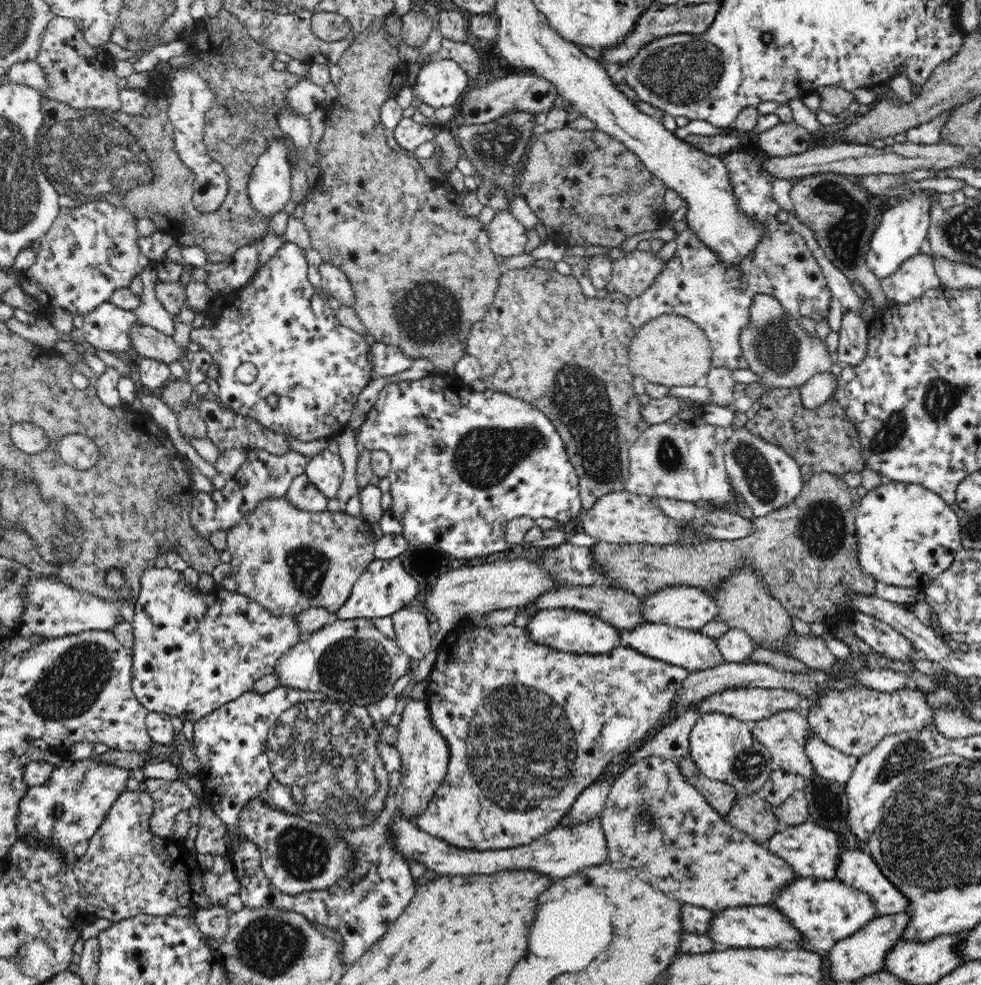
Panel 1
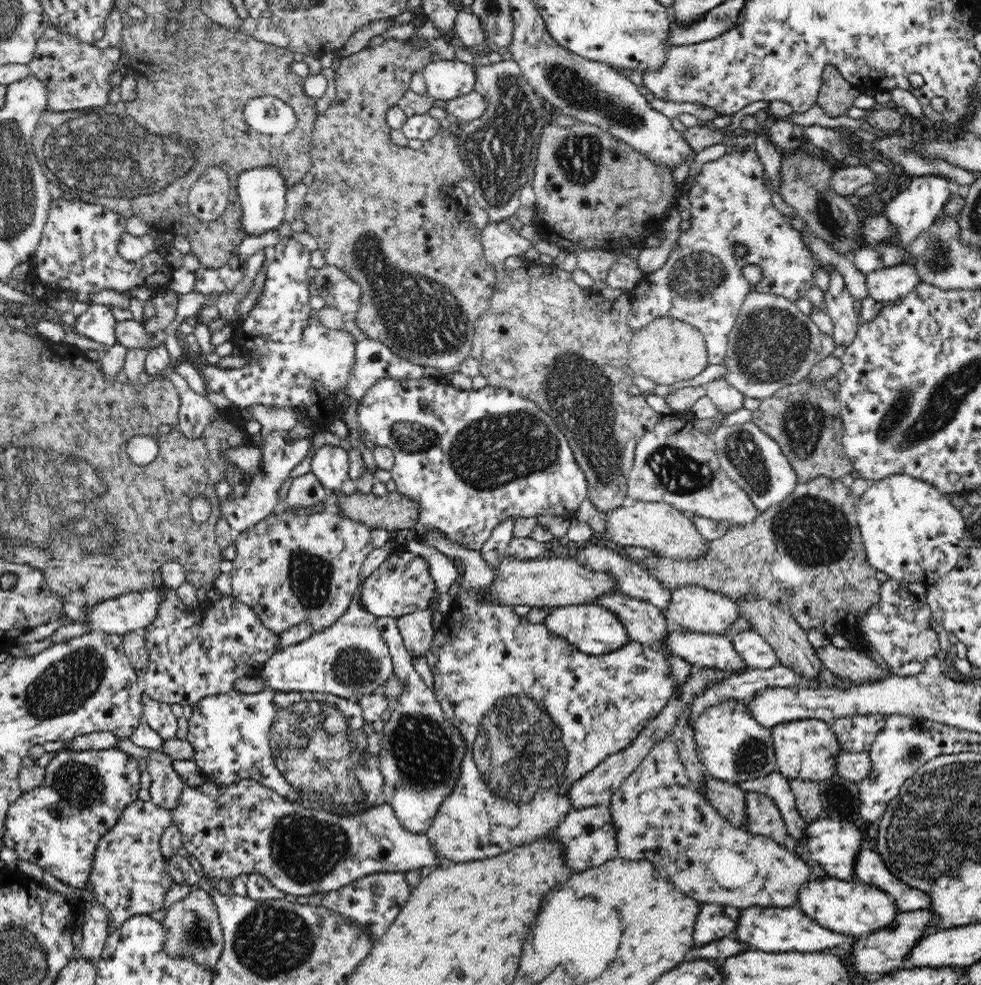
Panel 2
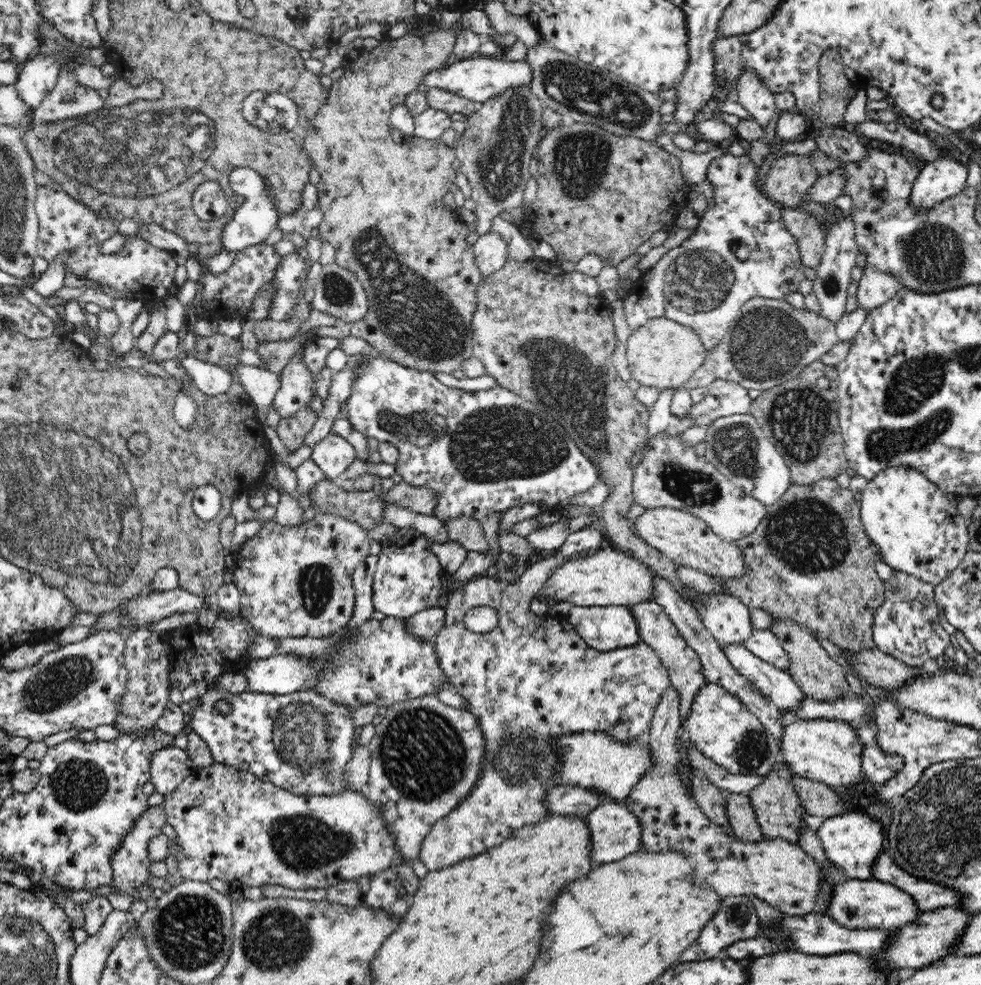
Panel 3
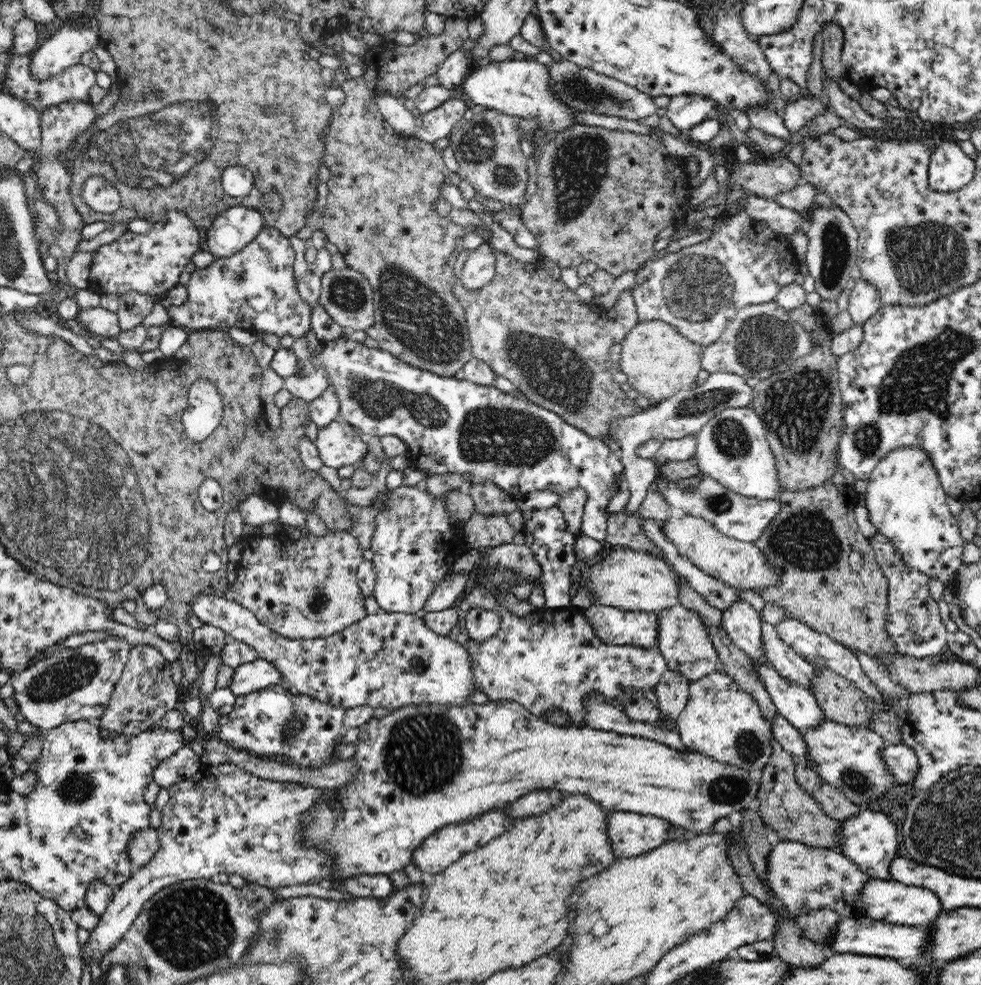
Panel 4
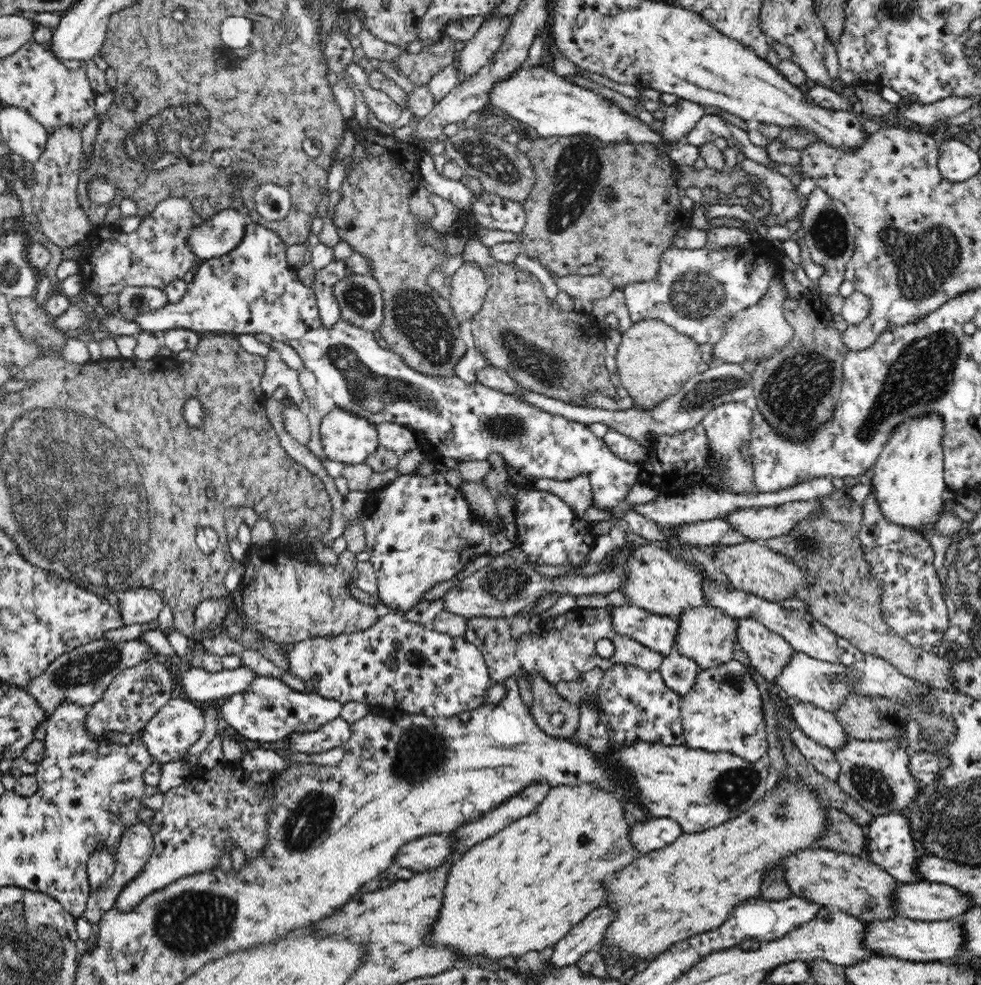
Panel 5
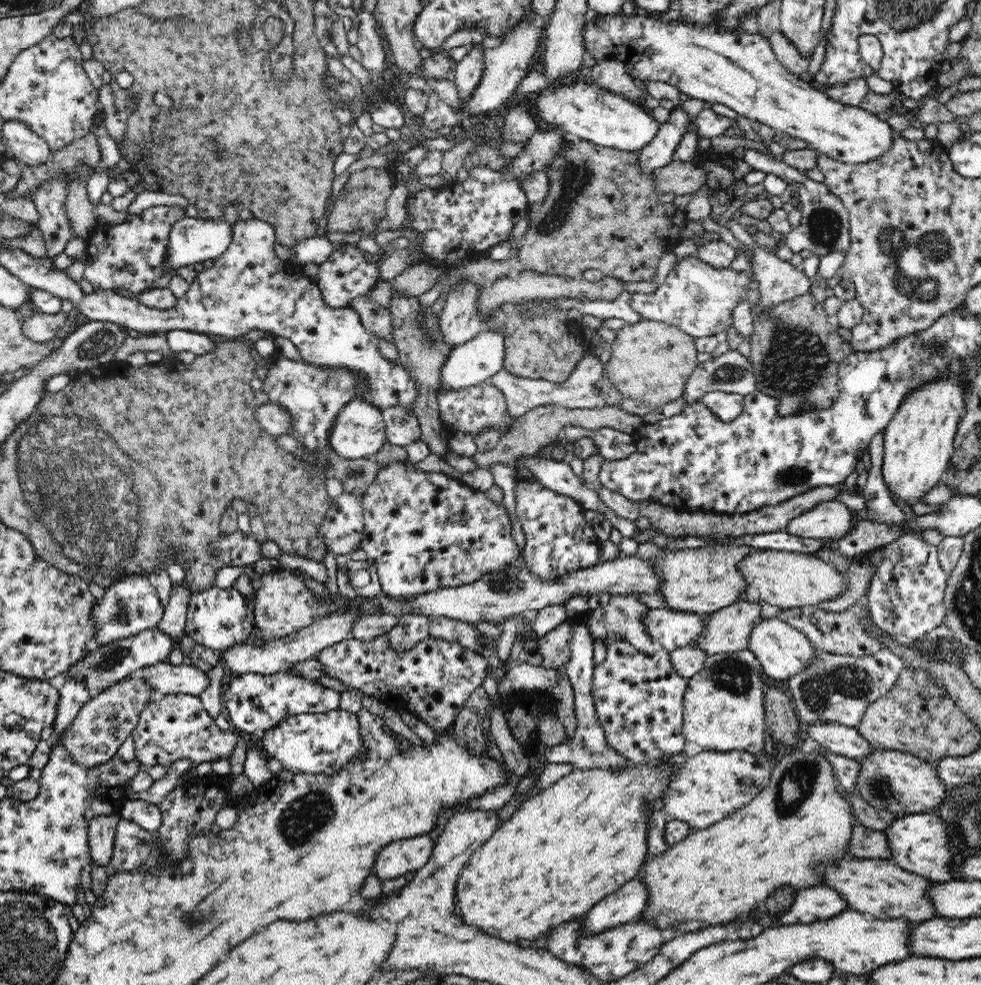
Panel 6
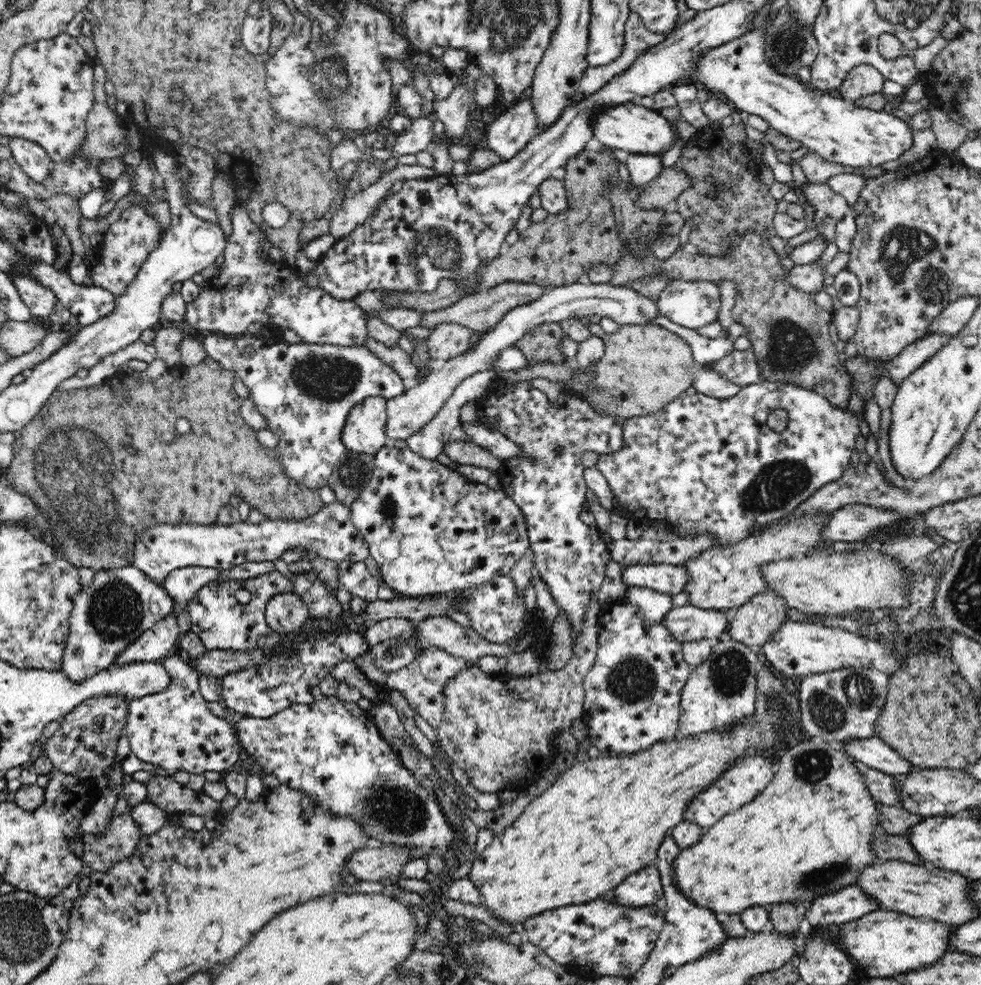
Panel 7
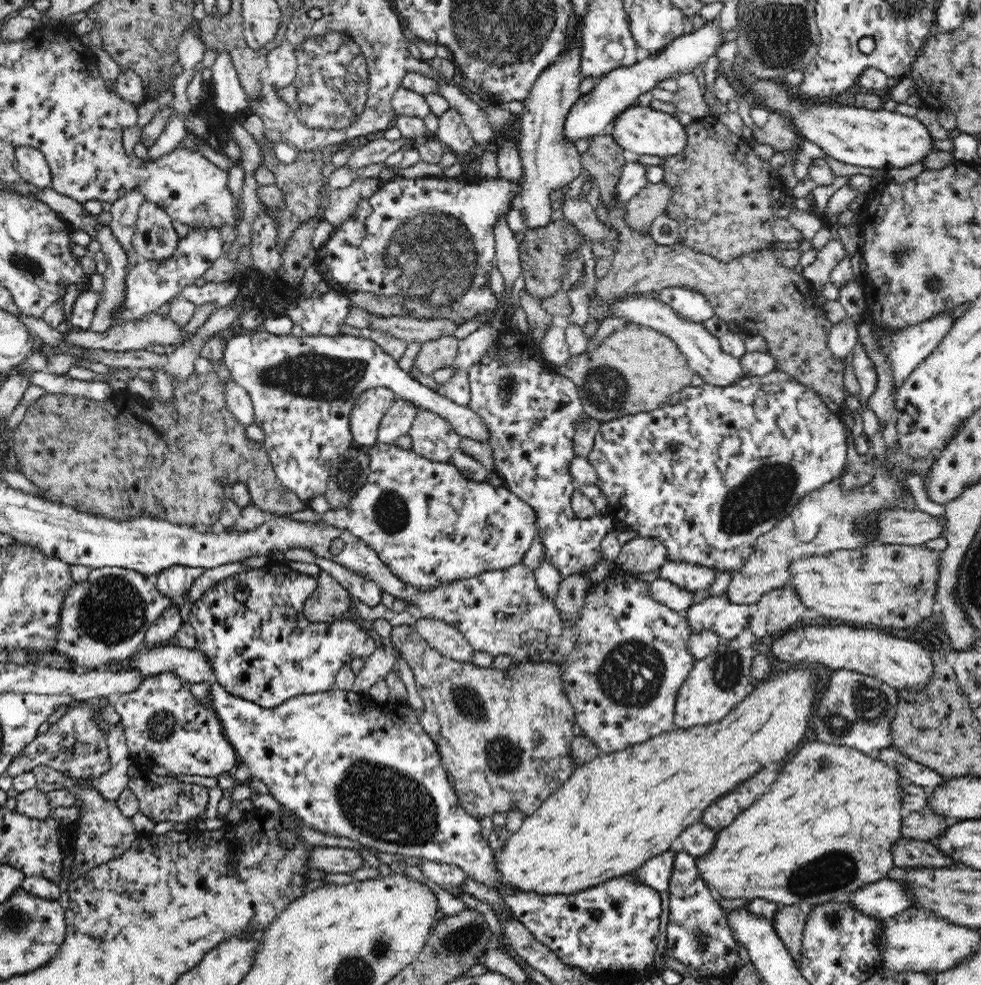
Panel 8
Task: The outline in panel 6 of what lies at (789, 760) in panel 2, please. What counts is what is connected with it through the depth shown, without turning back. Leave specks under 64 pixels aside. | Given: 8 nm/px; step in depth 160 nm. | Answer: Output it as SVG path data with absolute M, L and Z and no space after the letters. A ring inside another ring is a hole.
M872 750L856 760L860 763L856 778L855 794L860 795L868 805L882 810L885 808L899 815L928 813L946 798L947 786L936 777L934 765L914 754L902 750Z

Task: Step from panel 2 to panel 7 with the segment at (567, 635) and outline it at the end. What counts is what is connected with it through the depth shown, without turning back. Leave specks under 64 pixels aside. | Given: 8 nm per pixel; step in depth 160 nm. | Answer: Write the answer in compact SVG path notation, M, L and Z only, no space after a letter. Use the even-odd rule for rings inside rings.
M688 605L672 608L661 622L681 645L702 639L714 642L728 629L724 611L701 610Z

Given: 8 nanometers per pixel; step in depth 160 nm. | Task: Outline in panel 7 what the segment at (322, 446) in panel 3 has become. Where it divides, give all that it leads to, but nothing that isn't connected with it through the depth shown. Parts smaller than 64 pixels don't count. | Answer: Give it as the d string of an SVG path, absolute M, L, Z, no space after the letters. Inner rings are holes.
M373 396L355 404L348 413L341 439L344 448L360 454L375 455L389 443L387 438L387 402Z

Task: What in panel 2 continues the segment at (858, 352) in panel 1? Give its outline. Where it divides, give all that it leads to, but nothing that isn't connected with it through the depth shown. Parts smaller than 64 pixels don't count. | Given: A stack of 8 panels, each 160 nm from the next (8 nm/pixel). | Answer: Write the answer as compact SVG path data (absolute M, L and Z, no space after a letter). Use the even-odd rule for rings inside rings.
M838 270L829 274L830 286L824 300L827 313L834 322L834 346L846 350L855 340L859 326L859 314L854 309L855 298L849 293Z

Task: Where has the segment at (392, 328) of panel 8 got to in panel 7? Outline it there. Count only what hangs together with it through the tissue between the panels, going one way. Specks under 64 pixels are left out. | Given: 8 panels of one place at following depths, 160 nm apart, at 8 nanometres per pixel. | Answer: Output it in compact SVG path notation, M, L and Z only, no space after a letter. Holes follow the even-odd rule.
M504 282L488 289L482 289L478 292L472 292L462 297L456 304L445 309L424 313L422 323L428 328L434 328L436 324L442 322L457 322L470 328L473 332L484 333L497 323L500 319L513 308L528 304L538 300L548 286L534 284L533 282Z

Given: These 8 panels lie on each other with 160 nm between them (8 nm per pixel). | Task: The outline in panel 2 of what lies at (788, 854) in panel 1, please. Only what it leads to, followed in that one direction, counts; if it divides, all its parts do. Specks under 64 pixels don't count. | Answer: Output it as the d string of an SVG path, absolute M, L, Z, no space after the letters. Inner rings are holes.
M816 819L807 823L804 830L804 838L795 840L788 836L783 845L802 859L808 866L818 865L820 869L830 878L837 878L843 881L854 881L854 862L857 855L861 852L862 847L867 844L862 844L862 832L848 822L836 822L832 819Z

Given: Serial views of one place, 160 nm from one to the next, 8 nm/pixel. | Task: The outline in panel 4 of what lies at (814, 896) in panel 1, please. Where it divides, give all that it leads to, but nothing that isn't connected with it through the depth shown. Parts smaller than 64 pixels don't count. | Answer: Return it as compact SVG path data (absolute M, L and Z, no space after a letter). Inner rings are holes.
M870 879L864 882L860 894L858 894L859 910L863 912L863 916L873 921L884 921L893 925L908 926L927 926L943 912L940 907L940 901L936 894L931 890L917 887L906 886L894 880Z

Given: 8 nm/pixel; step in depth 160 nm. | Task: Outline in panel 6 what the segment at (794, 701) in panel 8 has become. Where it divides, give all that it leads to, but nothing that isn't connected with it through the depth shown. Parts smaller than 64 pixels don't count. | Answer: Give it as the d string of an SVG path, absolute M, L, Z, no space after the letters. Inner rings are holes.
M641 766L628 767L623 771L612 771L612 769L573 769L566 776L563 776L537 795L532 795L521 804L521 807L507 820L504 821L498 830L470 856L466 866L461 870L460 876L456 880L456 913L460 915L462 923L472 927L472 929L484 931L484 933L500 938L506 942L516 943L521 940L547 939L547 936L564 923L582 919L585 914L603 898L615 893L628 881L638 877L640 866L644 864L647 856L646 847L646 820L648 820L648 802L651 808L662 809L662 799L660 794L664 792L664 786L668 782L668 771L664 767Z

